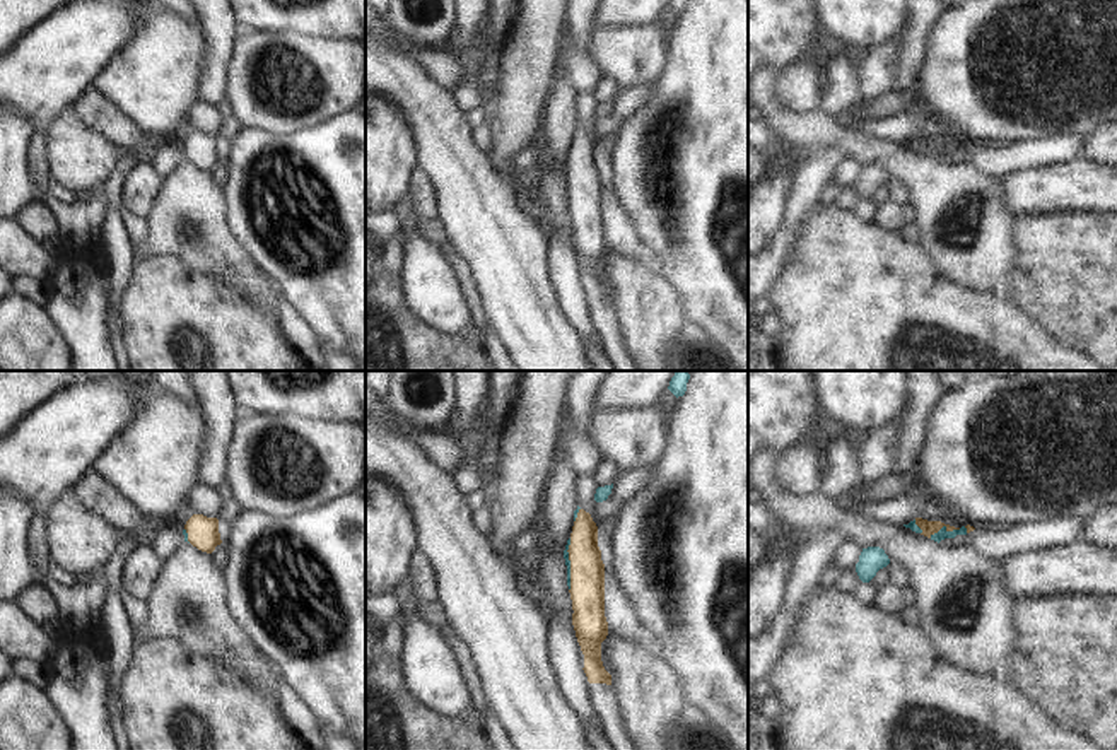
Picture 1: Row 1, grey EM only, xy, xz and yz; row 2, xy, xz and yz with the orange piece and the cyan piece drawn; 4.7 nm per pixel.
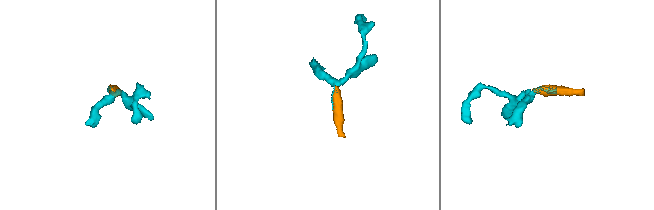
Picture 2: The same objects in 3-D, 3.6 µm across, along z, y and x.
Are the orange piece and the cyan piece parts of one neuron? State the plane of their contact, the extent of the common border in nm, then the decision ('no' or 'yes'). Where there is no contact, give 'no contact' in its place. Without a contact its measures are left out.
meets orange in xz; contact 240 nm long; yes

